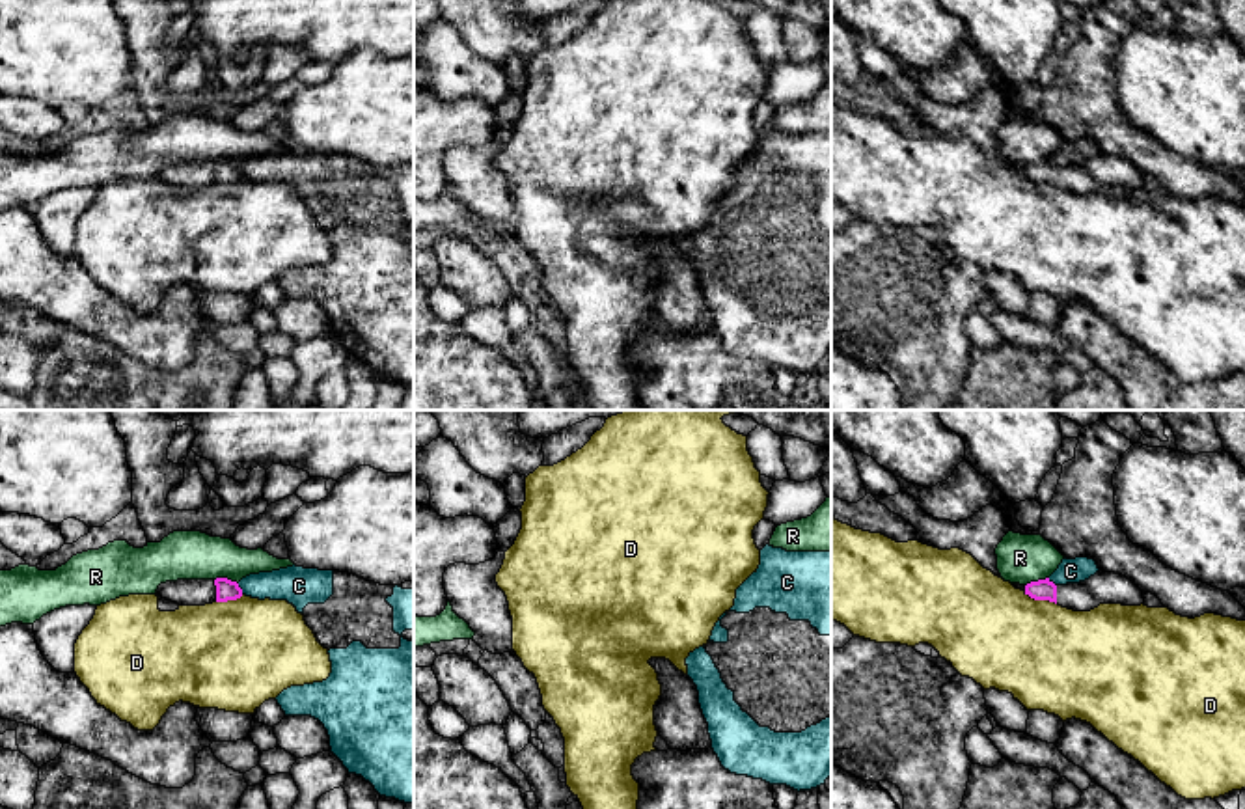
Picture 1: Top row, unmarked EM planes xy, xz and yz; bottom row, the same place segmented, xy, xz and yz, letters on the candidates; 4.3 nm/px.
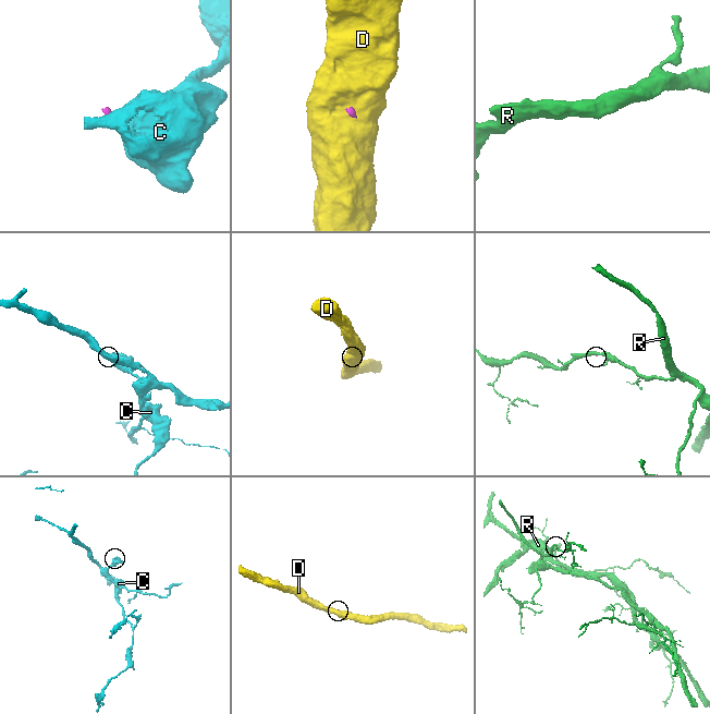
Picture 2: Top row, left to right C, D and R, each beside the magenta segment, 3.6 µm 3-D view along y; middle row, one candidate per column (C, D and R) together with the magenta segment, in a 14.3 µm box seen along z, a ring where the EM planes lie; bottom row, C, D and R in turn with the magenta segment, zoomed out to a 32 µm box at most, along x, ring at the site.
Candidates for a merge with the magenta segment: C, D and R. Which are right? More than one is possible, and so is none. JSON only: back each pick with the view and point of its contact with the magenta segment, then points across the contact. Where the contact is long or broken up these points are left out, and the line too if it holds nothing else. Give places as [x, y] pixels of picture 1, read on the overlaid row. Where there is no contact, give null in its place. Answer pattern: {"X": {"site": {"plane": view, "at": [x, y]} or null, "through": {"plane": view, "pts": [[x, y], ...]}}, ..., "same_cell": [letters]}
{"same_cell": []}

